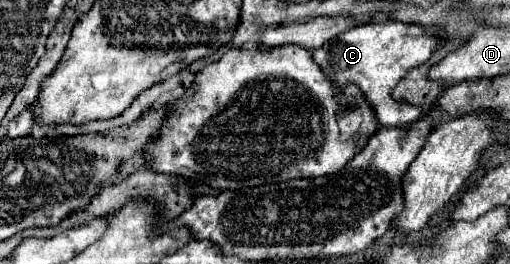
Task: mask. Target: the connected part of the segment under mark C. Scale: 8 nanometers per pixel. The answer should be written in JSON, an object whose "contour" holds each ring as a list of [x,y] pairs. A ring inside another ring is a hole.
{"contour":[[[385,19],[377,23],[375,21],[361,23],[333,37],[321,49],[313,51],[313,59],[317,65],[321,65],[321,69],[329,75],[329,79],[335,85],[345,87],[347,83],[355,83],[369,99],[379,123],[383,127],[389,127],[389,125],[405,125],[421,117],[419,107],[393,101],[391,91],[399,83],[399,79],[405,77],[409,69],[423,65],[437,47],[441,47],[441,39],[433,33],[427,35],[425,29],[421,29],[421,25]]]}

